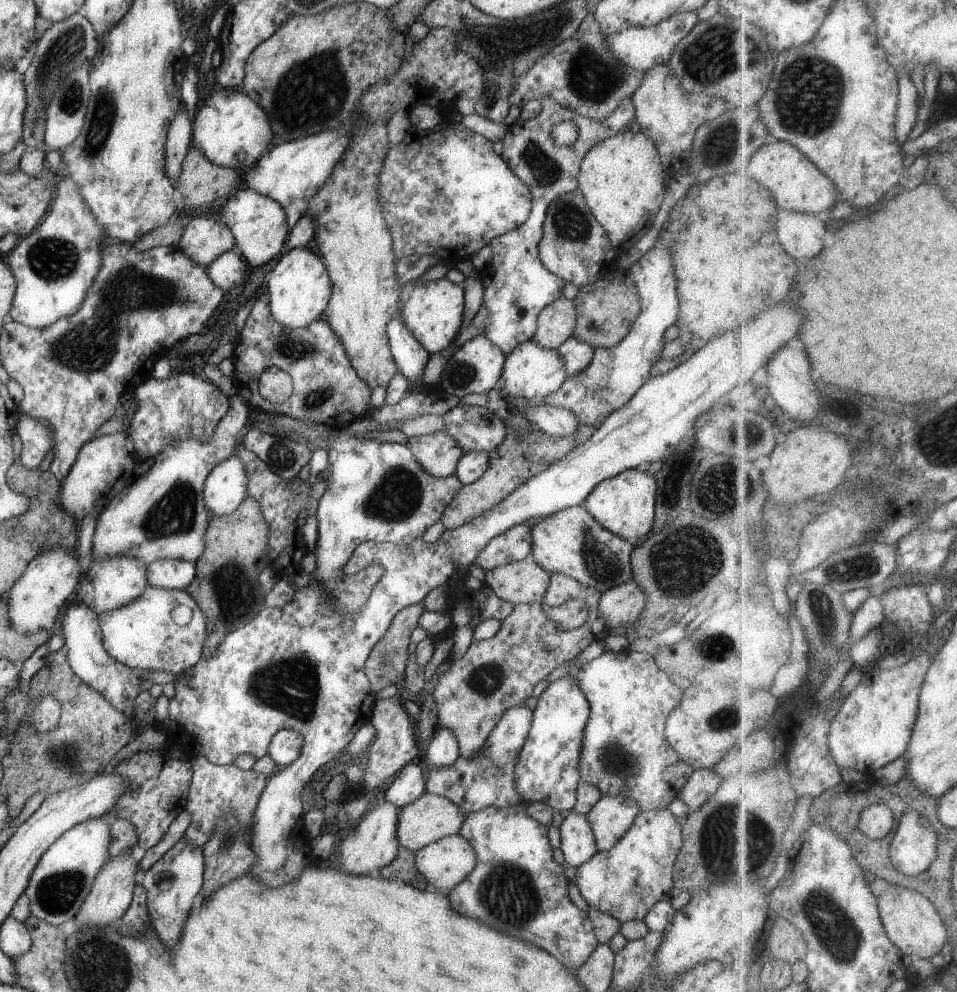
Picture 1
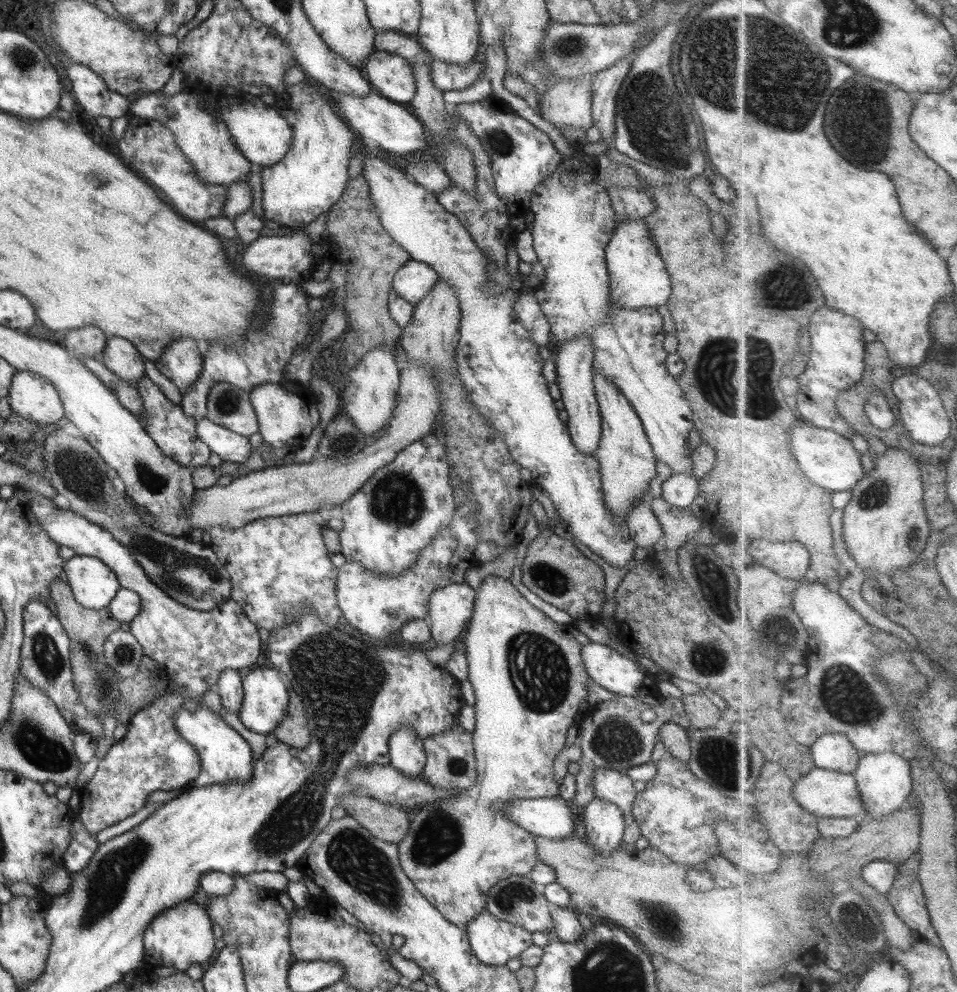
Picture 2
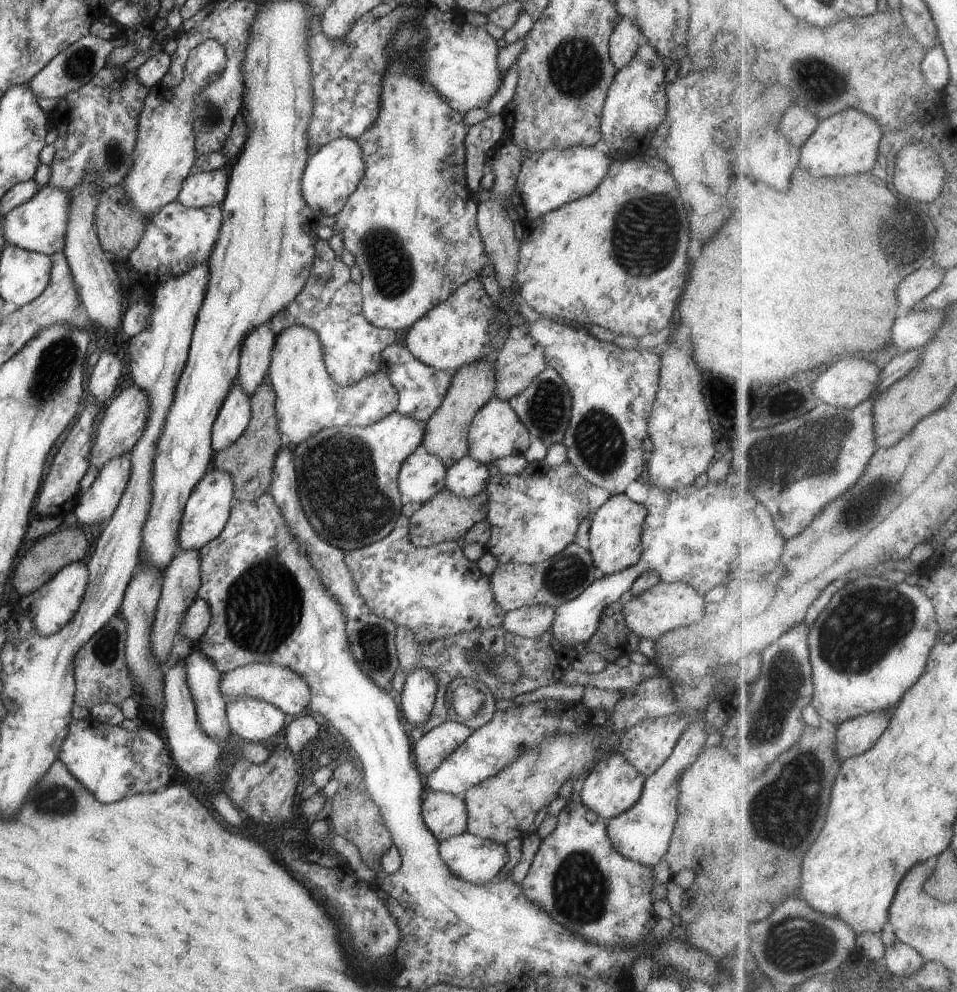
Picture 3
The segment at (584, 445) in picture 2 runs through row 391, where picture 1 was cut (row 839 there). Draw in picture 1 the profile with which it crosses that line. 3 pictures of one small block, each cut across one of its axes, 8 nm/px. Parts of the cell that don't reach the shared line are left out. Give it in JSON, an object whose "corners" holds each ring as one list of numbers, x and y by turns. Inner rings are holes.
{"corners":[[572,812,559,826,561,844,566,865,582,866,594,854,598,854,592,826,586,816]]}

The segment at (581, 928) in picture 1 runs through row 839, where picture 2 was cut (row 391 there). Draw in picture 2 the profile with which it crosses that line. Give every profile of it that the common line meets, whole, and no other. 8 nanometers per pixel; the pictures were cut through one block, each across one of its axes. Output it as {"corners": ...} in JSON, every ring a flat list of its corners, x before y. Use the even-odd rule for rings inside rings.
{"corners":[[363,152,362,176,366,177,371,201,374,202,382,227,390,234,398,246,410,254,412,260,424,262,436,271,437,276,448,281,454,291,458,293,458,308,460,309,459,340,456,345,456,362,458,362,458,378,464,384,466,398,472,406,486,418,486,422,498,432,498,436,508,446,510,456,518,462,521,468,532,473,532,485,538,485,554,504,556,512,563,518,563,522,582,544,585,544,598,556,604,558,608,564,622,568,630,560,640,556,636,542,628,532,626,521,616,517,606,508,606,501,602,499,602,479,600,479,600,465,596,457,578,451,568,425,558,417,558,408,554,405,554,398,548,392,548,382,542,375,543,359,538,352,539,347,530,338,526,328,515,316,514,301,518,293,512,290,502,290,500,294,486,294,486,262,483,252,474,242,468,230,454,213,447,212,442,204,438,203,436,194,425,190,416,182,410,182,404,170,397,169,394,164,382,160,374,152]]}

